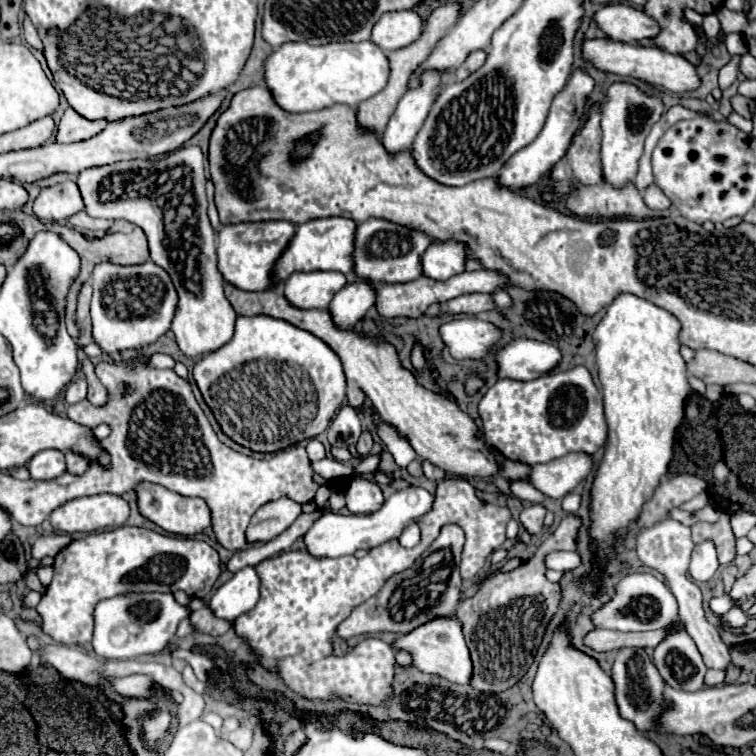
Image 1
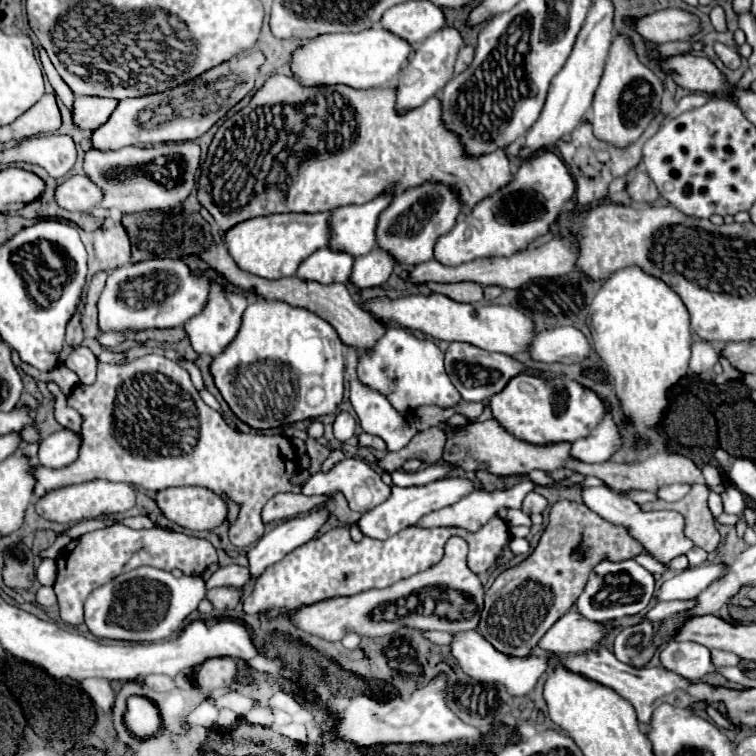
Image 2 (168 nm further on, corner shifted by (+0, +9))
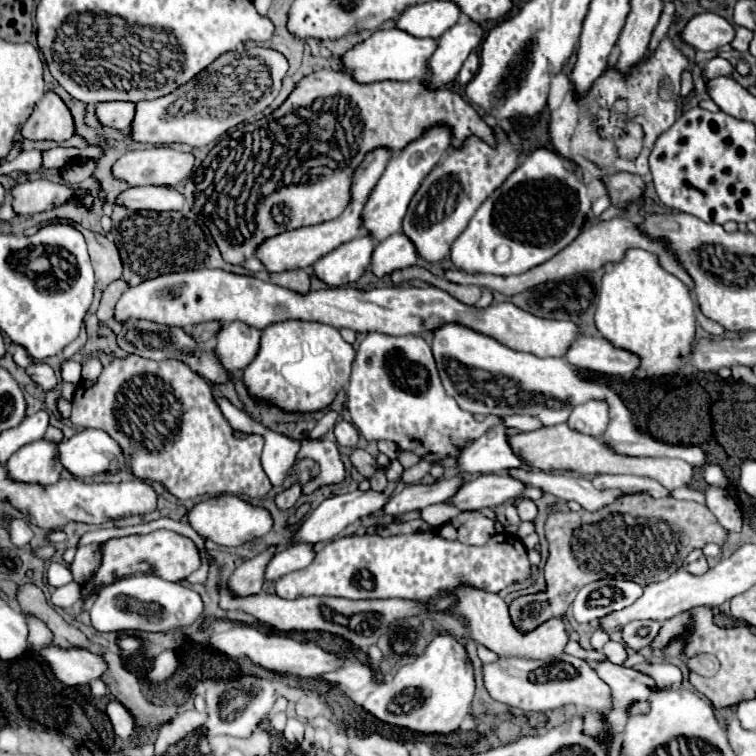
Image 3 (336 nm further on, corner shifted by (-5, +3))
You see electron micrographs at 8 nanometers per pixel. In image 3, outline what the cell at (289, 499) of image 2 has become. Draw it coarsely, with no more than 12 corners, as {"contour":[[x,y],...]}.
{"contour":[[295,483],[275,497],[277,507],[291,509],[301,497]]}

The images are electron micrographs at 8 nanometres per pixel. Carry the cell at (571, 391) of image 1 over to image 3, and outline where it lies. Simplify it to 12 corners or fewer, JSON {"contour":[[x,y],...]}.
{"contour":[[587,401],[571,411],[567,425],[585,435],[603,435],[609,403]]}

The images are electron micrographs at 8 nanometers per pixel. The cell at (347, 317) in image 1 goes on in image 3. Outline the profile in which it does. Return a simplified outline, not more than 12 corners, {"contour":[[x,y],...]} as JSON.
{"contour":[[399,231],[377,243],[371,269],[383,277],[415,265],[413,241]]}

